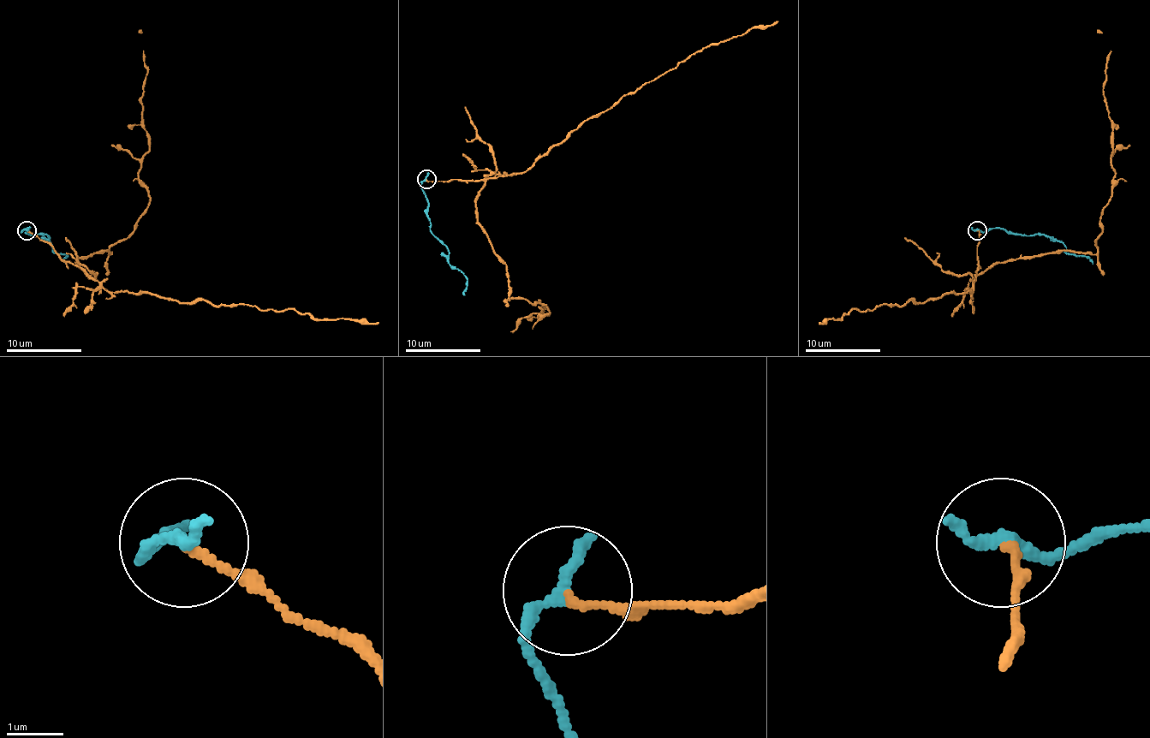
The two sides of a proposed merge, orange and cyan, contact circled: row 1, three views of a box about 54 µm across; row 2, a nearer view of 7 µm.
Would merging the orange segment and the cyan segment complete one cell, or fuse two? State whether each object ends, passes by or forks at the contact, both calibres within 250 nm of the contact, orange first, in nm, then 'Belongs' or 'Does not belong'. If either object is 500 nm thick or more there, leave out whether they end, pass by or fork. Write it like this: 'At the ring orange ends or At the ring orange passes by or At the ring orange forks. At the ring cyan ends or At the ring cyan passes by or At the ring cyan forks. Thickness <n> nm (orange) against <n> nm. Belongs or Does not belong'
At the ring orange ends. At the ring cyan ends. Thickness 120 nm (orange) against 280 nm. Does not belong

